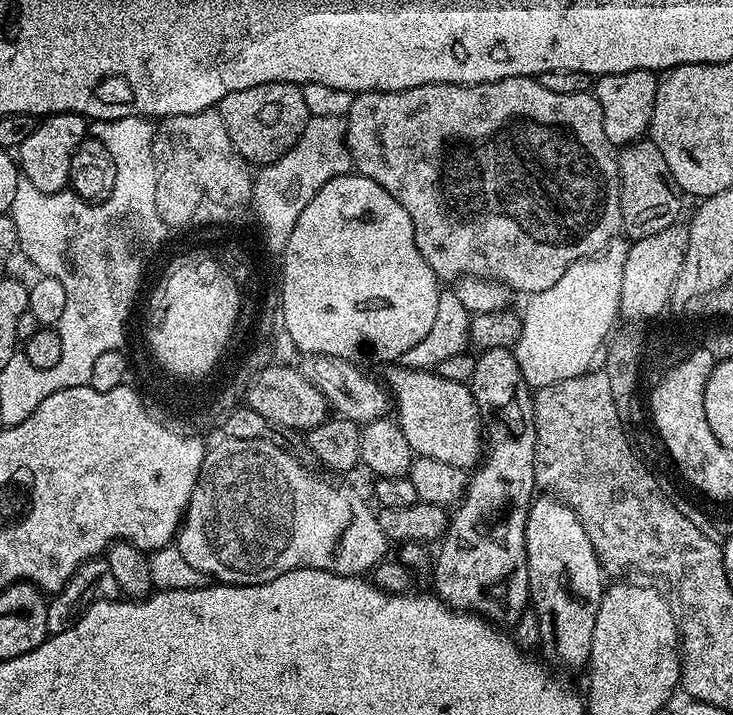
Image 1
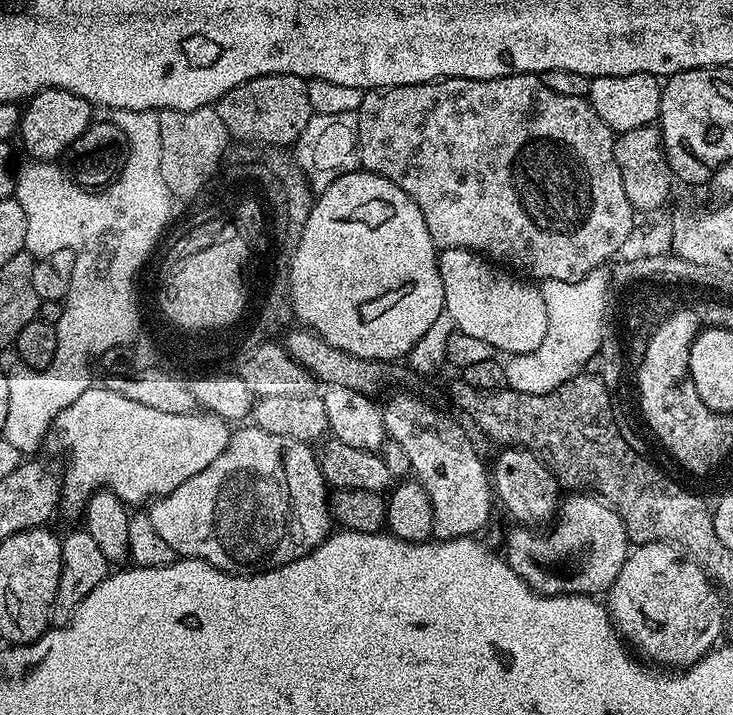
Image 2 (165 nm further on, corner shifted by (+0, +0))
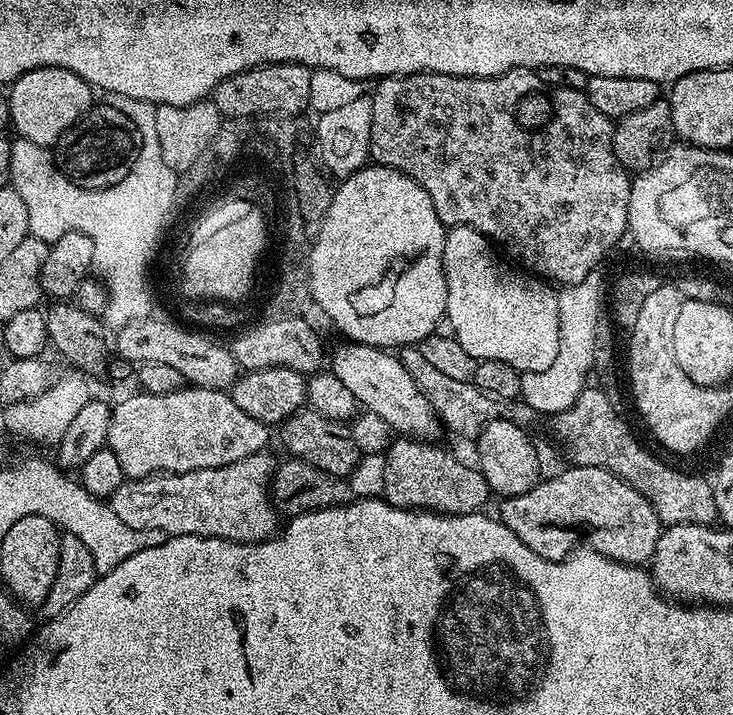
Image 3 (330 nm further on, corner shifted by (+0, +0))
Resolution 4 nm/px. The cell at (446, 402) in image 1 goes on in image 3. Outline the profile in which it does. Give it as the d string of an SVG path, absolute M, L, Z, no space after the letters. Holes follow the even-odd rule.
M295 316L255 323L254 328L244 331L234 342L231 341L230 347L237 365L245 371L282 366L298 370L305 376L321 371L326 362L326 348L324 352L321 340L309 322L305 317Z

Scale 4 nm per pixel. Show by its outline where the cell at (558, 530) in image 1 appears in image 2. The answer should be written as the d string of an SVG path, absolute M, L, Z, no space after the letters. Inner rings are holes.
M508 446L503 451L496 465L492 464L490 468L491 485L499 507L501 504L516 519L517 525L547 525L555 517L562 501L562 488L556 483L556 475L523 446Z

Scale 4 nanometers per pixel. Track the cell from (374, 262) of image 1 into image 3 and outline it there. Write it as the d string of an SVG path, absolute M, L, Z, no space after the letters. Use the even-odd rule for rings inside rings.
M365 166L343 177L335 185L335 192L330 202L330 210L326 210L326 218L322 222L320 231L312 243L306 261L308 289L312 291L312 298L317 309L321 308L330 319L336 323L336 328L341 332L341 337L349 341L369 344L372 347L387 350L399 350L405 346L419 345L421 340L433 335L440 320L445 319L448 307L446 306L446 278L444 277L444 237L446 226L438 218L434 210L434 202L430 202L430 194L414 178L402 174L393 168L381 168L379 166Z

